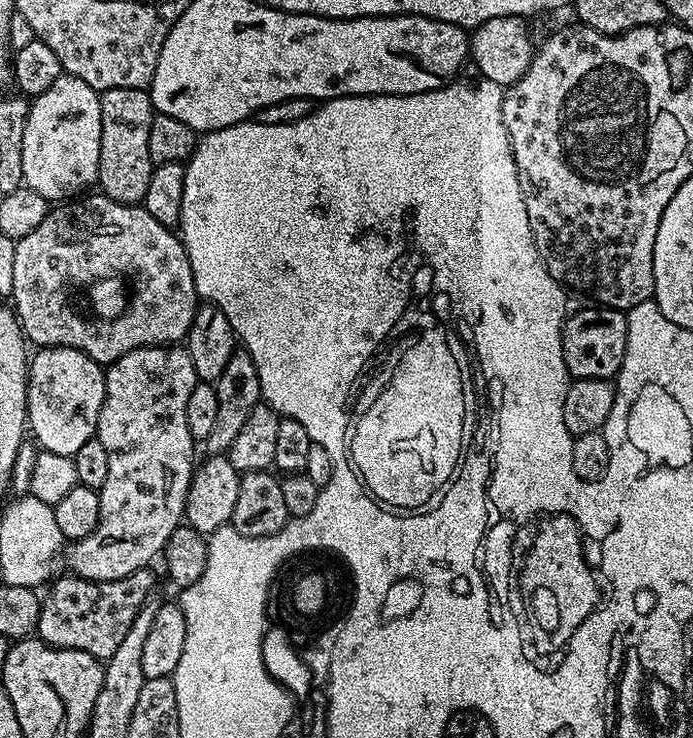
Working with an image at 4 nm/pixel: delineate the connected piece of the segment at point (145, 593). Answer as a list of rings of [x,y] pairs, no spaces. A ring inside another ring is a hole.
[[[151,567],[139,568],[134,570],[134,574],[117,580],[83,580],[81,576],[71,574],[64,574],[61,580],[53,579],[50,584],[52,589],[49,590],[48,597],[46,595],[43,597],[40,605],[35,635],[55,648],[82,650],[95,660],[107,662],[110,654],[118,650],[122,638],[126,638],[134,618],[138,618],[138,610],[142,610],[142,606],[153,595],[152,587],[156,584],[156,576],[152,571]]]

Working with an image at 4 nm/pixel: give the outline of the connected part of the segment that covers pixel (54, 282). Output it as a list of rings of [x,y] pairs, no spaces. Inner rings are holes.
[[[103,194],[95,195],[85,195],[75,202],[64,202],[53,207],[48,216],[42,218],[42,222],[38,222],[38,226],[34,226],[34,230],[30,230],[30,234],[26,234],[22,239],[16,241],[14,290],[10,297],[10,304],[16,313],[16,319],[19,320],[25,337],[40,348],[82,350],[82,354],[94,358],[94,362],[98,362],[102,366],[112,364],[118,358],[122,358],[122,354],[130,354],[130,350],[179,345],[187,337],[198,307],[194,270],[190,266],[190,258],[184,249],[183,240],[173,229],[162,226],[162,222],[158,222],[158,218],[154,218],[154,214],[147,212],[140,204],[123,204]]]

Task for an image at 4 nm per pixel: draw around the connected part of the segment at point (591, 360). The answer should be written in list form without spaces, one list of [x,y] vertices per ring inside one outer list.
[[[591,306],[567,317],[564,321],[562,338],[562,354],[568,367],[569,377],[577,380],[598,378],[612,380],[620,371],[626,342],[628,341],[628,318],[621,309]]]

